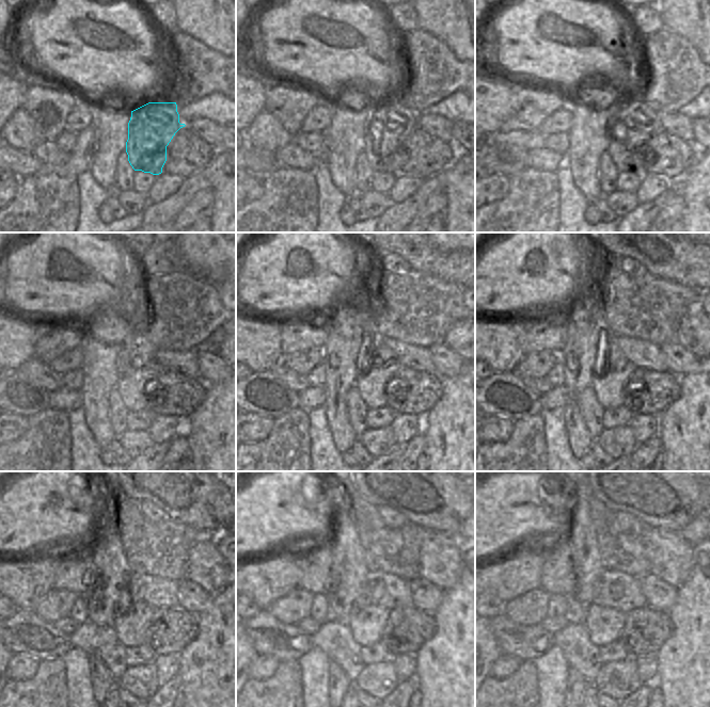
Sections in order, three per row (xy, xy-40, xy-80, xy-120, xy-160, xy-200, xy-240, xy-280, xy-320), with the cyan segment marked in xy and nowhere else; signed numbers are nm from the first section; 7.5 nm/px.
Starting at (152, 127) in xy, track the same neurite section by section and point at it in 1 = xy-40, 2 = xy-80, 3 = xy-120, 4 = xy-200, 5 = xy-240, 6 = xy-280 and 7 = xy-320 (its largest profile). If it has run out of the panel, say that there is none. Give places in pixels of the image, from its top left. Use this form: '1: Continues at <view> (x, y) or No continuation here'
1: Continues at xy-40 (392, 123)
2: Continues at xy-80 (627, 130)
3: Continues at xy-120 (131, 389)
4: Continues at xy-200 (609, 389)
5: Continues at xy-240 (130, 628)
6: Continues at xy-280 (366, 624)
7: Continues at xy-320 (604, 625).

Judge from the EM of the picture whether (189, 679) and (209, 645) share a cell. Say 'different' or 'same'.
same

